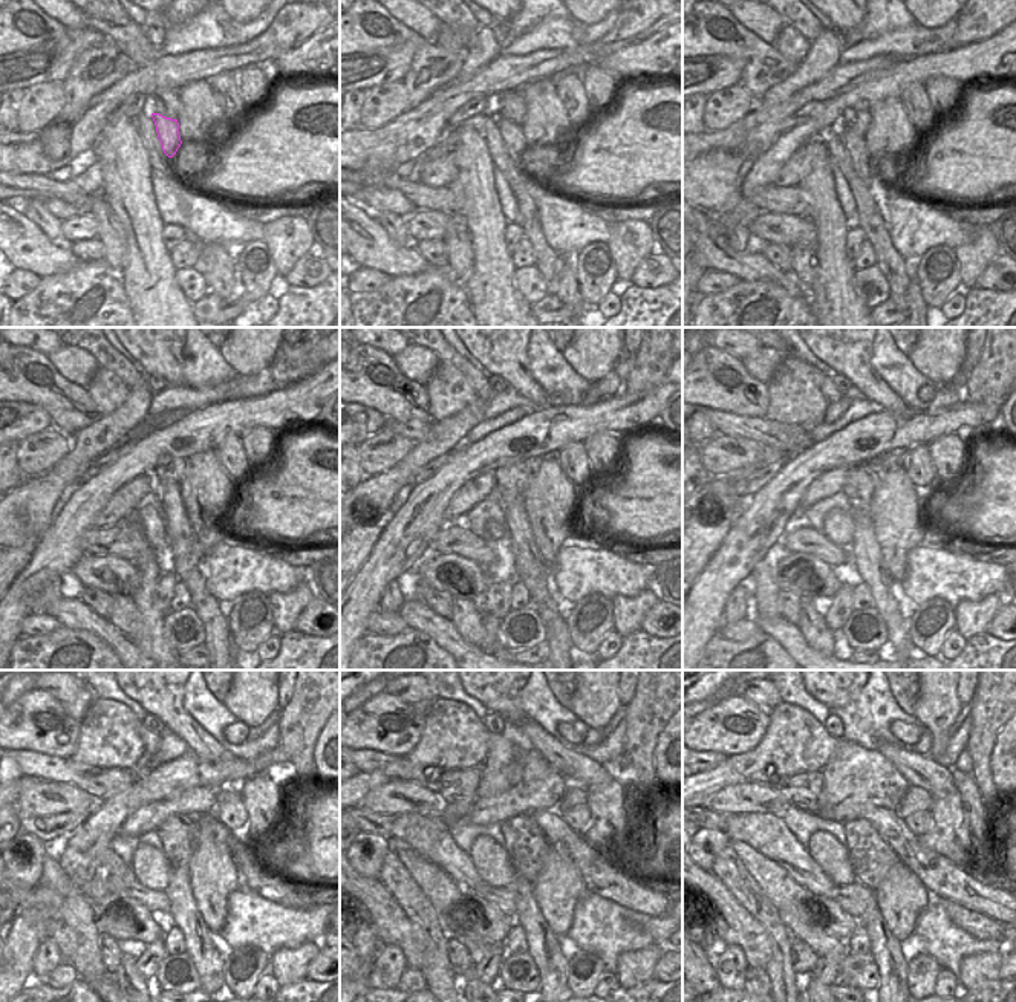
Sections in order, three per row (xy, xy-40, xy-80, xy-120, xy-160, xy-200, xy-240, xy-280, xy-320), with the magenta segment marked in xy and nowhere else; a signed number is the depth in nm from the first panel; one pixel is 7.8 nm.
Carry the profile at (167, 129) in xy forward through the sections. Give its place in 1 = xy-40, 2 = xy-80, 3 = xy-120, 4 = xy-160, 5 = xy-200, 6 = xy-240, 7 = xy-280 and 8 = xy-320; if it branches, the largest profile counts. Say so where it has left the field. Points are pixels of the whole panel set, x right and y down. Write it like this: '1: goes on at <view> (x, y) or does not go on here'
1: goes on at xy-40 (511, 133)
2: goes on at xy-80 (862, 162)
3: goes on at xy-120 (181, 537)
4: goes on at xy-160 (531, 571)
5: goes on at xy-200 (865, 548)
6: goes on at xy-240 (208, 964)
7: goes on at xy-280 (543, 947)
8: goes on at xy-320 (886, 950)

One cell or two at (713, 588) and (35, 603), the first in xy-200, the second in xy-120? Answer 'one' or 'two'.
two

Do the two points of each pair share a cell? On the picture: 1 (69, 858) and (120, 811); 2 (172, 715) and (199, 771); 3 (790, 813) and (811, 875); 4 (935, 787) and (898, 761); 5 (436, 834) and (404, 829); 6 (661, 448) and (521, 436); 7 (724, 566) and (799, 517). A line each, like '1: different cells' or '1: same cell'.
1: same cell
2: different cells
3: different cells
4: same cell
5: same cell
6: different cells
7: different cells

